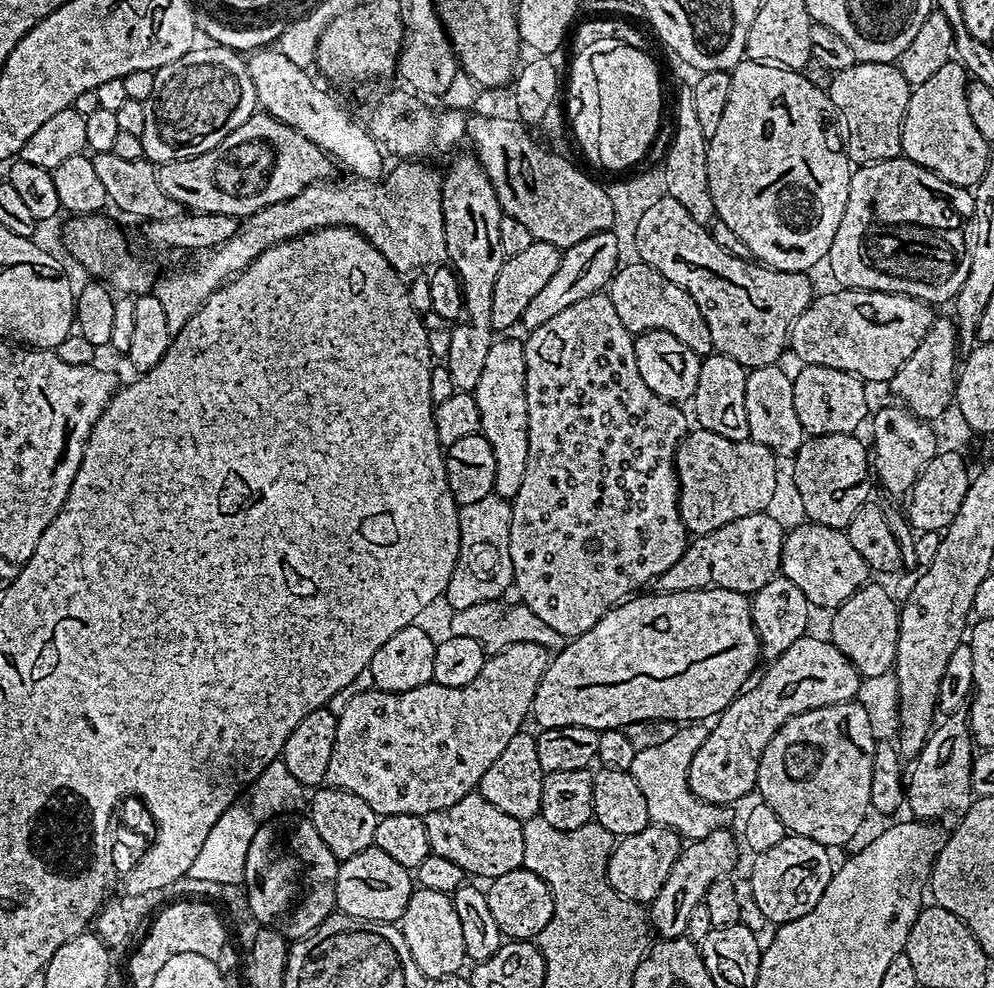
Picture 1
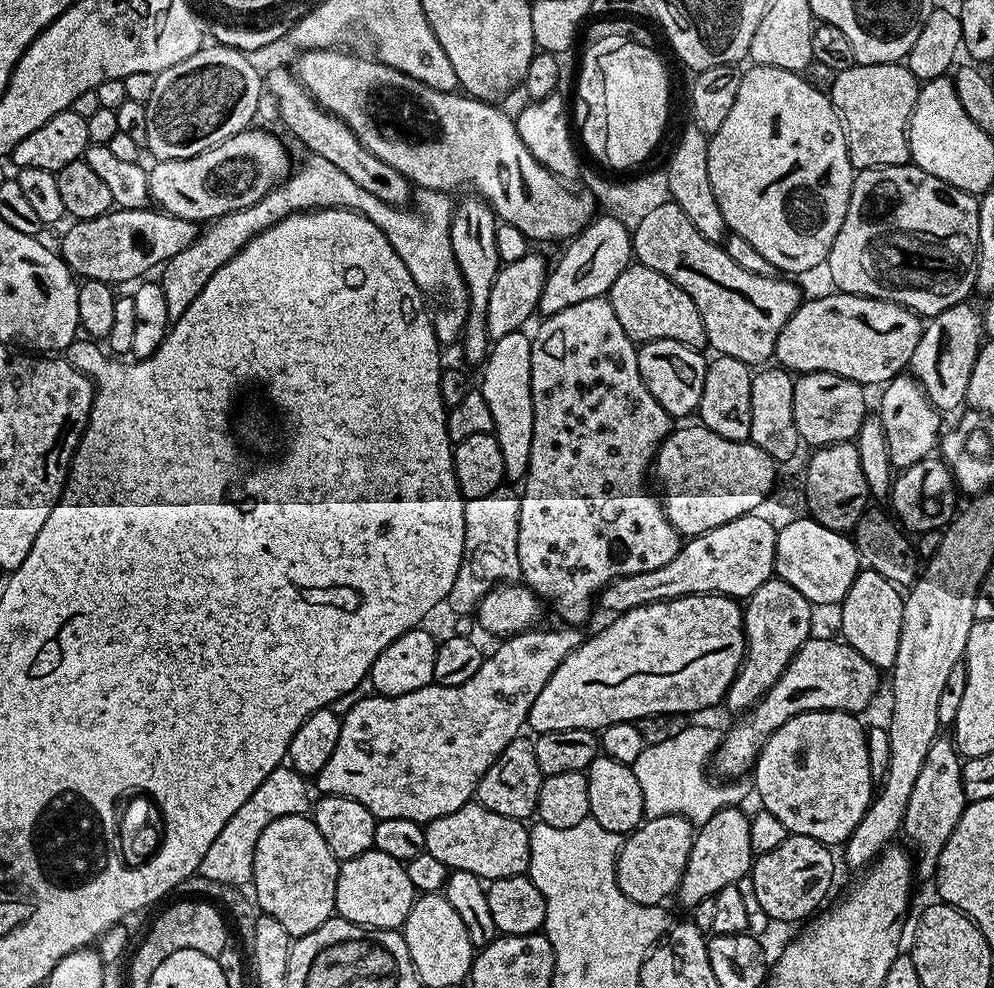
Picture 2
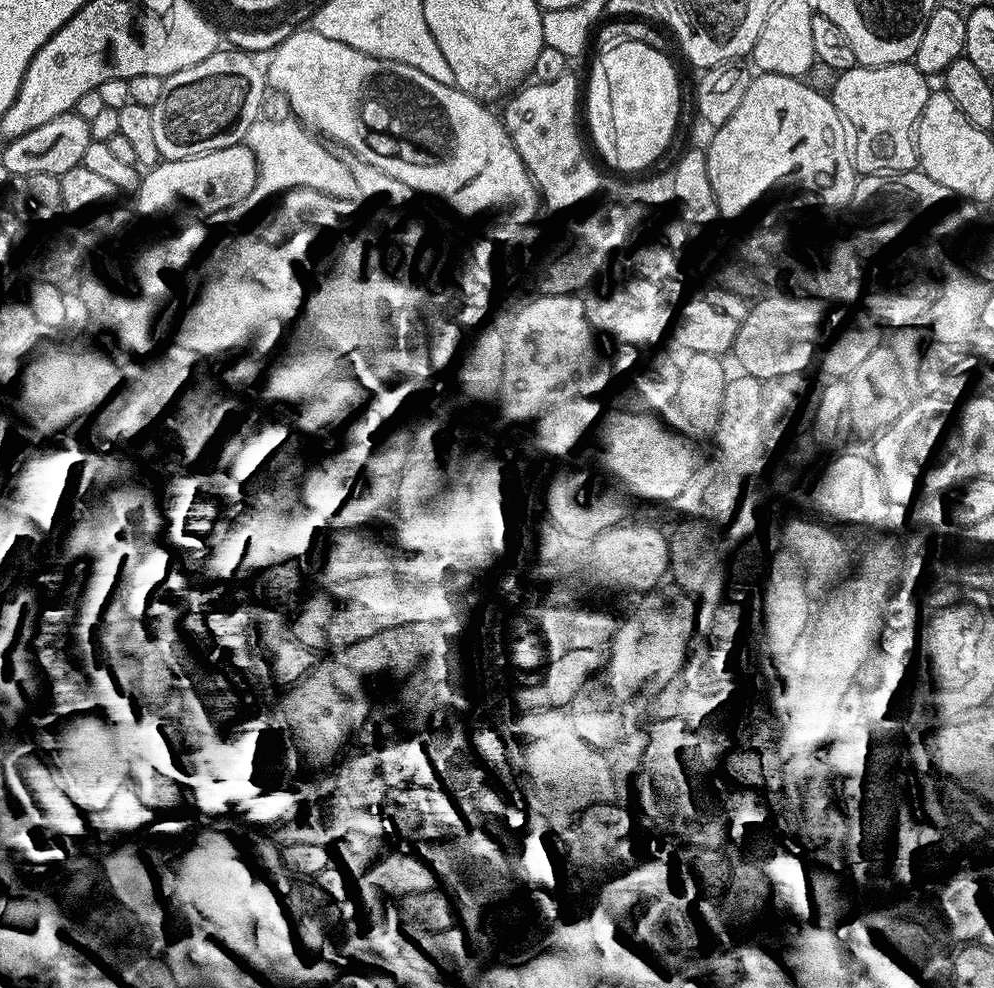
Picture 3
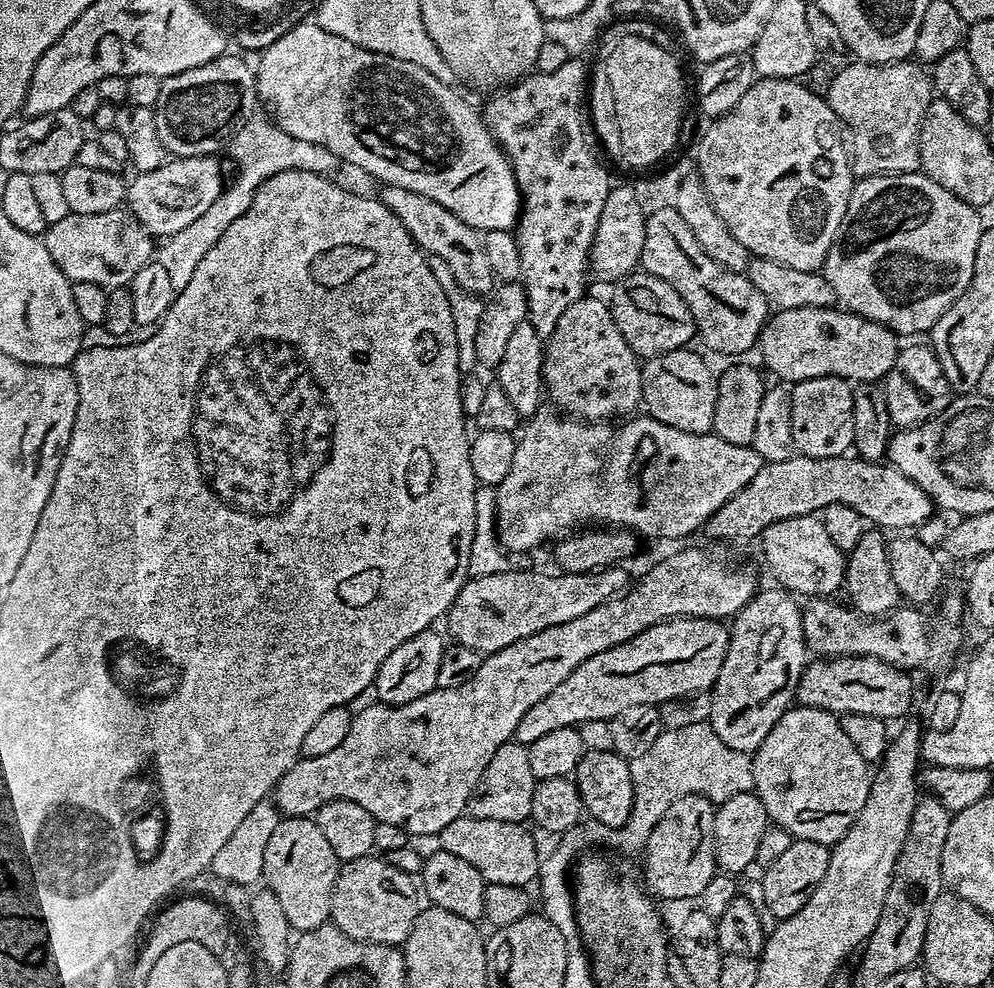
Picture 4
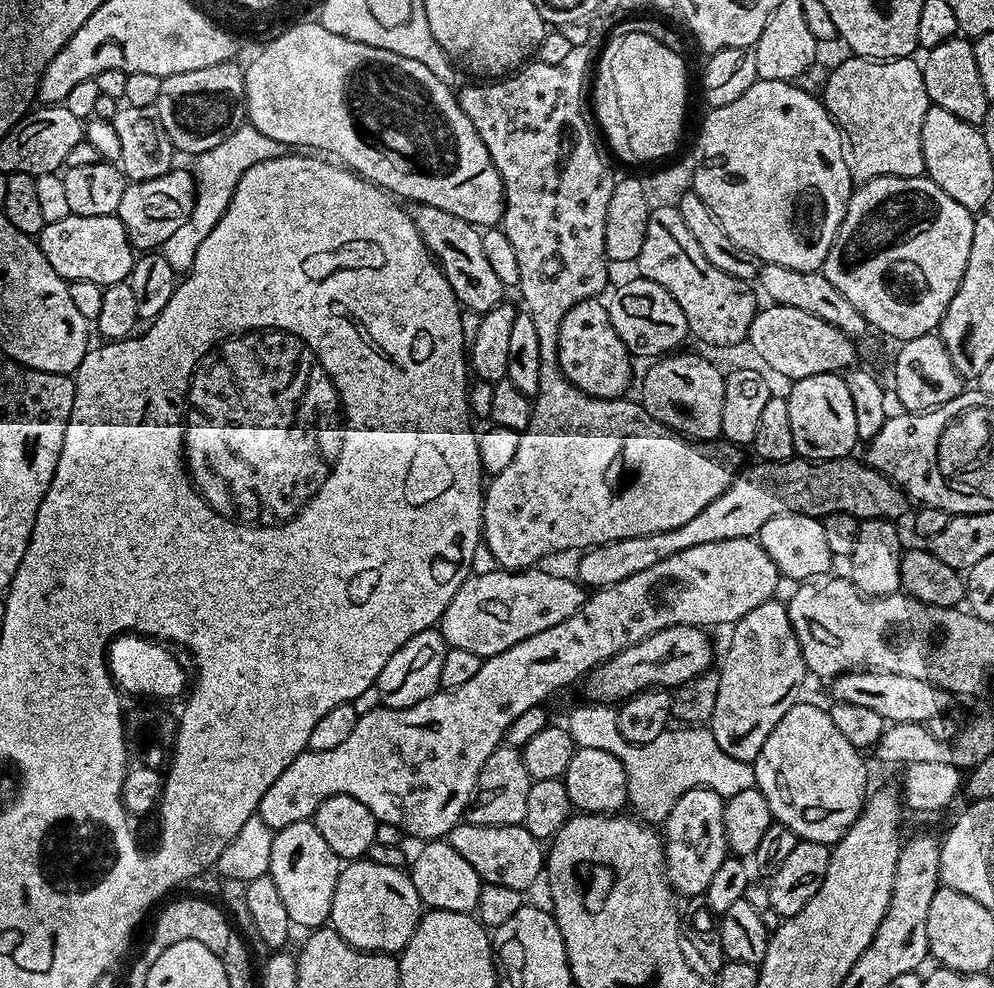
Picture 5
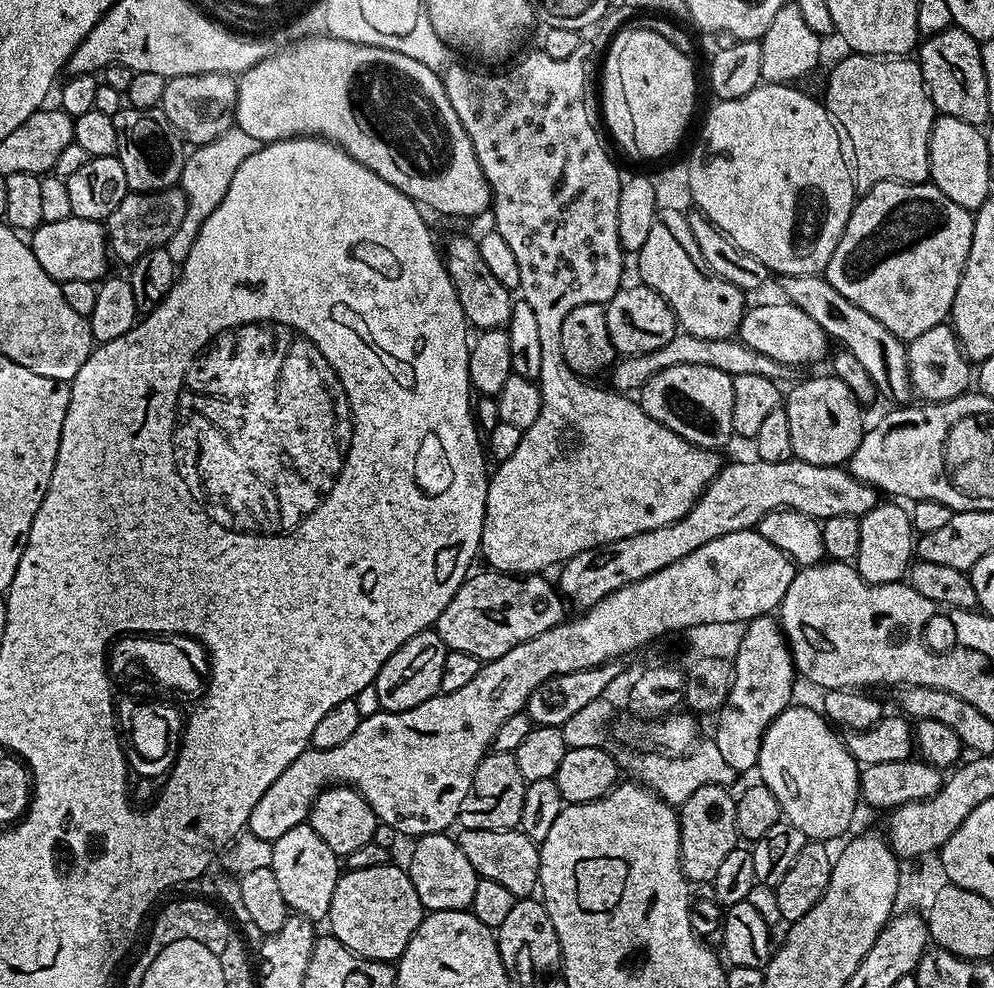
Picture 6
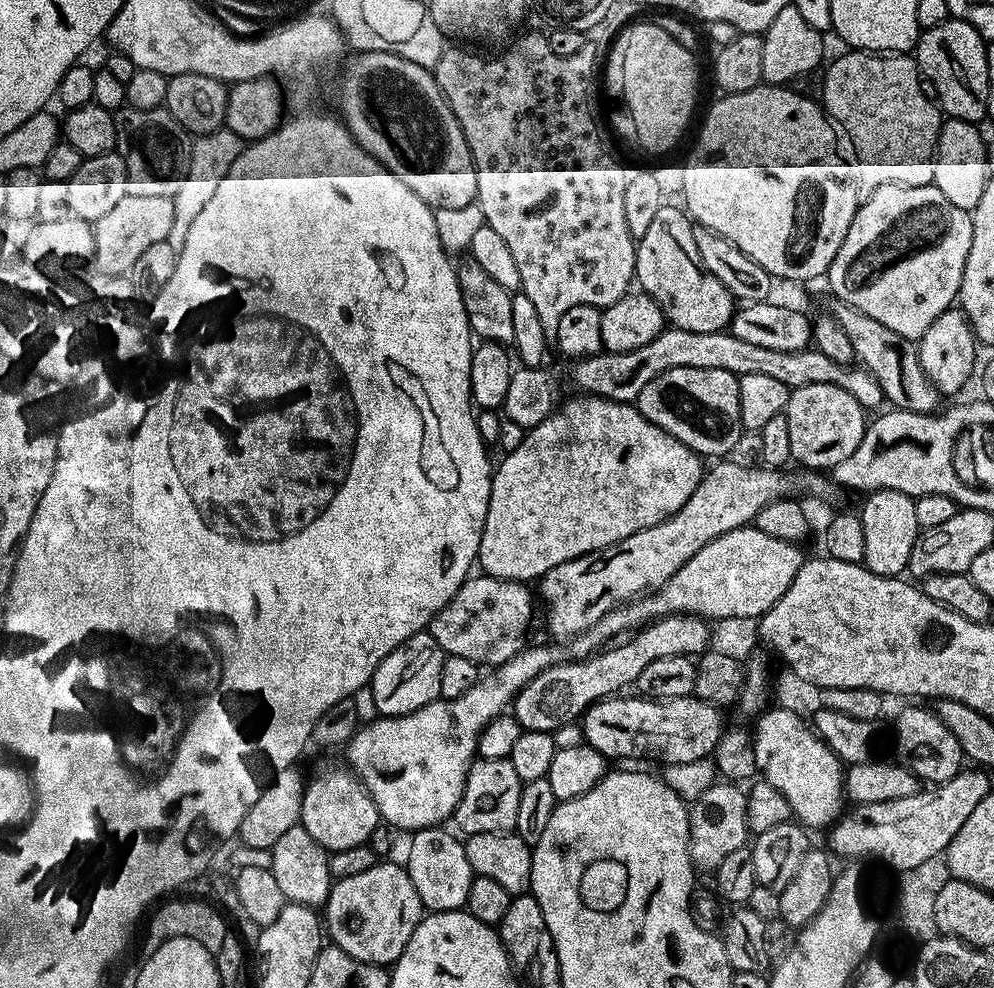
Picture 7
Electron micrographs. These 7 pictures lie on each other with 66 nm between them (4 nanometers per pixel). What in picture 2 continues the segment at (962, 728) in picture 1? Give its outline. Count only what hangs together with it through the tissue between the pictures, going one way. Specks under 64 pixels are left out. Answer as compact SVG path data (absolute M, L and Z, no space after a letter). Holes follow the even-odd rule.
M944 734L937 735L930 746L930 754L926 754L926 762L922 762L914 790L910 790L910 802L906 806L902 825L903 835L908 835L912 843L914 876L917 881L931 881L935 877L938 858L950 834L954 834L954 826L958 826L958 818L962 818L965 807L961 754L949 737L947 740Z

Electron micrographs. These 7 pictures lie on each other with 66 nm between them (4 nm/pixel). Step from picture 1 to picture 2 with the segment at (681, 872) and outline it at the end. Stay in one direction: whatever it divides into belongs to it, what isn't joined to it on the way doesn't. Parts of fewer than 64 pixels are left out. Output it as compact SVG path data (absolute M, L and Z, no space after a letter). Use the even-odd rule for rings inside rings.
M729 806L718 810L718 814L714 814L714 818L710 818L705 824L699 825L698 831L693 835L690 858L686 862L686 870L682 874L678 889L678 897L680 896L681 902L685 904L685 909L691 910L696 907L698 902L713 899L716 893L722 891L726 886L740 884L751 873L754 859L750 846L751 819L749 813L744 813L744 810L740 806Z

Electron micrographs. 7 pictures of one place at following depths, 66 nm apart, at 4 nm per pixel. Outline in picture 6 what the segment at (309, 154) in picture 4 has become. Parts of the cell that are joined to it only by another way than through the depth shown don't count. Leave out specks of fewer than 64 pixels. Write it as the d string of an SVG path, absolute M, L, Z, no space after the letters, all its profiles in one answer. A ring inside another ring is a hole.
M233 126L227 128L218 138L193 147L187 153L179 182L184 197L188 199L186 214L182 218L182 226L178 226L174 234L170 234L166 245L170 258L177 266L183 265L185 258L190 254L190 246L194 246L194 238L198 238L202 222L206 222L206 218L214 214L222 198L226 198L226 190L230 190L230 182L234 182L238 166L242 166L242 162L246 162L246 158L250 158L250 154L254 154L261 146L261 141L250 138L246 130Z

